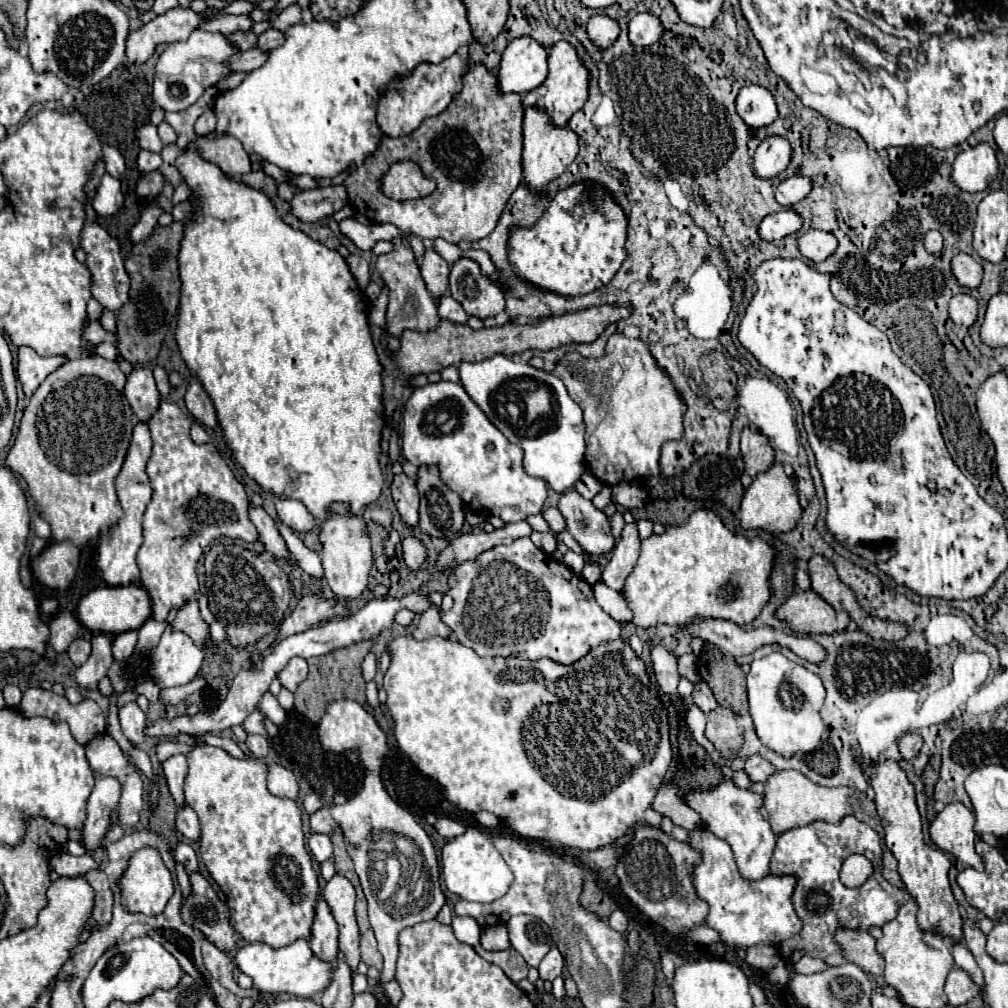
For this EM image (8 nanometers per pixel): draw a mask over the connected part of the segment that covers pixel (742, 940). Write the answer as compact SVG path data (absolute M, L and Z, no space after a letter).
M708 829L690 831L688 845L702 855L700 865L696 865L692 871L692 881L696 895L710 907L704 925L718 931L720 943L740 949L750 949L760 943L776 947L778 943L798 933L798 929L802 929L802 921L798 921L790 901L796 885L794 877L766 875L760 881L744 881L738 873L730 845L714 837L714 833Z

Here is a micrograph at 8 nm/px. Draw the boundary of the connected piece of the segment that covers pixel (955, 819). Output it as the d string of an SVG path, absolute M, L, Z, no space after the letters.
M950 803L936 815L934 823L930 825L930 837L938 849L952 853L968 867L982 871L984 863L974 851L976 835L972 827L974 813L962 803Z

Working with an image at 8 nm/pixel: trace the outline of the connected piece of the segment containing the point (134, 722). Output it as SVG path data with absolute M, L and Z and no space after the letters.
M134 701L120 709L120 725L122 725L122 731L128 737L128 741L132 741L134 745L144 743L144 739L146 739L144 729L148 723L146 723L144 711Z

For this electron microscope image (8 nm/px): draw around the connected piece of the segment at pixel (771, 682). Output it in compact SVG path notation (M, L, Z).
M780 651L754 659L748 673L748 703L760 741L784 759L796 753L812 753L824 733L820 719L824 693L824 685L816 673L790 661Z

